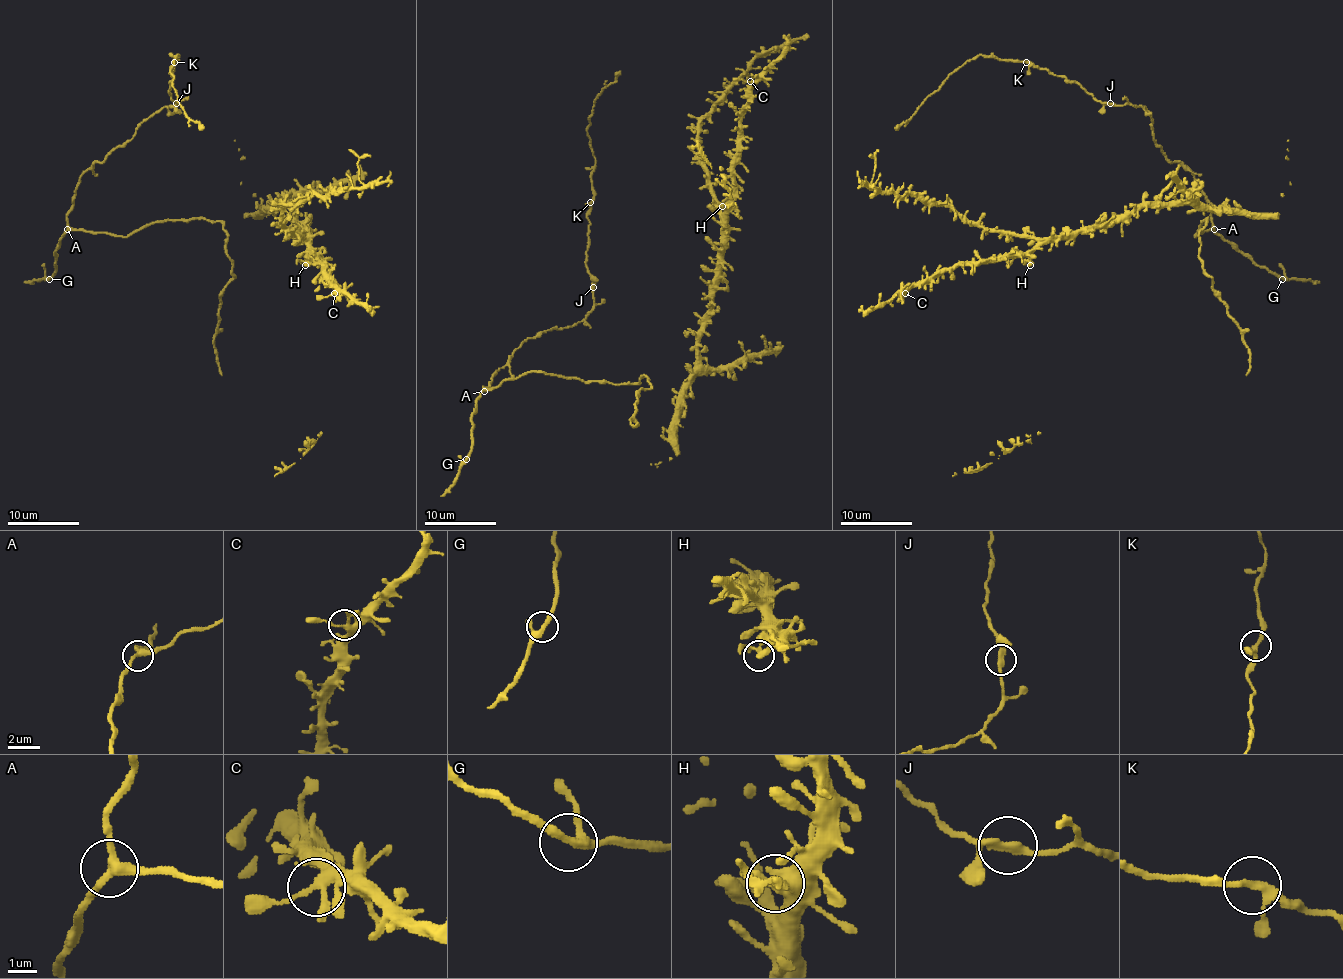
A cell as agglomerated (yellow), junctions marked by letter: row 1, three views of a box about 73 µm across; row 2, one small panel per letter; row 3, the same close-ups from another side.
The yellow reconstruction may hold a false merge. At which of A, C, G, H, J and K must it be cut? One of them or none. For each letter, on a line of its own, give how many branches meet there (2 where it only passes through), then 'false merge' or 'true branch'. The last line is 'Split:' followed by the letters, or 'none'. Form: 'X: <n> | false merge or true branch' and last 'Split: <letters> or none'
A: 3 | true branch
C: 3 | true branch
G: 3 | true branch
H: 2 | true branch
J: 3 | true branch
K: 3 | true branch
Split: none

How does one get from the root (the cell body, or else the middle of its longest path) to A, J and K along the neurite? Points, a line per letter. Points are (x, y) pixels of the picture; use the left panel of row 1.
A: (183, 220), (151, 222), (126, 236), (67, 229)
J: (183, 220), (151, 222), (126, 236), (87, 232), (67, 222), (81, 175), (123, 146), (144, 121), (176, 103)
K: (183, 220), (126, 236), (67, 222), (81, 175), (176, 105), (174, 62)

